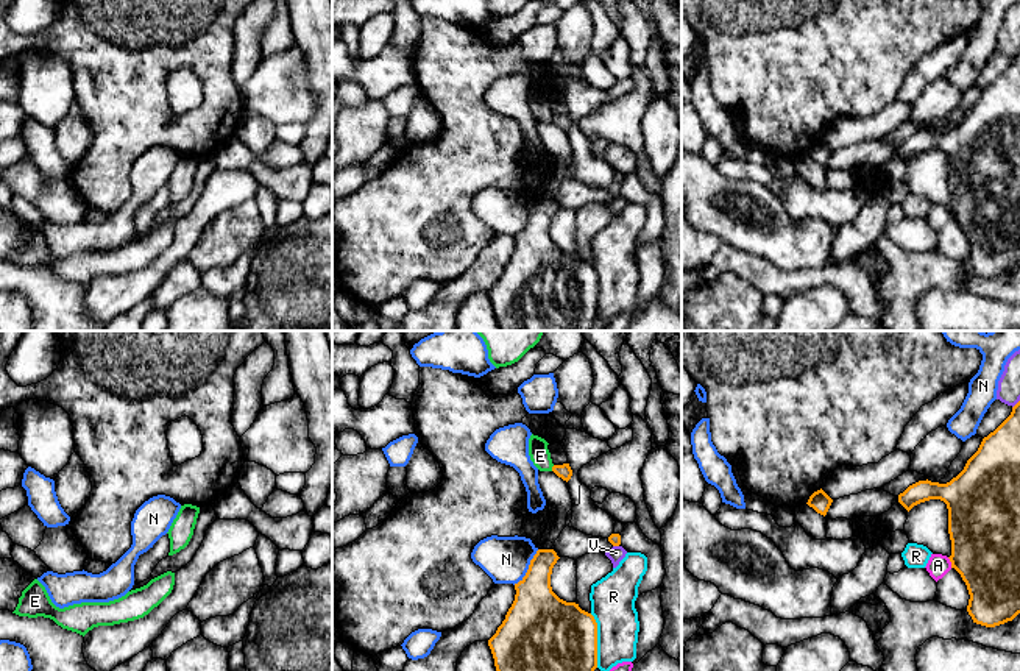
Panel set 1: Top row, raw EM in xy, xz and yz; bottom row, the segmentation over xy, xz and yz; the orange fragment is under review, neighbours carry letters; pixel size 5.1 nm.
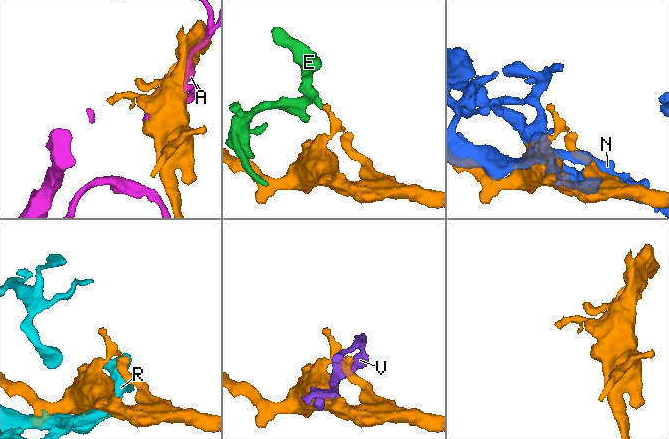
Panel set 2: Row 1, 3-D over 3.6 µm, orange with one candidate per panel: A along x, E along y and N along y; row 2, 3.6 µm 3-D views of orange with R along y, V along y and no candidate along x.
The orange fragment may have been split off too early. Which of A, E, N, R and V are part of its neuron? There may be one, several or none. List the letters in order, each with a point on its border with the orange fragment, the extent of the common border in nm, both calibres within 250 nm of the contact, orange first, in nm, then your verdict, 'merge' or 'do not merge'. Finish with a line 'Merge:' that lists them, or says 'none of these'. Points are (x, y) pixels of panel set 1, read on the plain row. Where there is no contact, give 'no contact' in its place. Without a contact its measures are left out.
A: contact yz (950, 211); length 60 nm; calibres 360 and 120 nm; do not merge
E: contact xz (552, 119); length 40 nm; calibres 70 and 100 nm; do not merge
N: contact xz (529, 219); length 220 nm; calibres 280 and 240 nm; do not merge
R: contact xz (596, 291); length 280 nm; calibres 500 and 220 nm; do not merge
V: contact yz (1016, 55); length 60 nm; calibres 200 and 120 nm; do not merge
Merge: none of these

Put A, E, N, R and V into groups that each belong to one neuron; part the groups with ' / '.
A / E R / N / V

